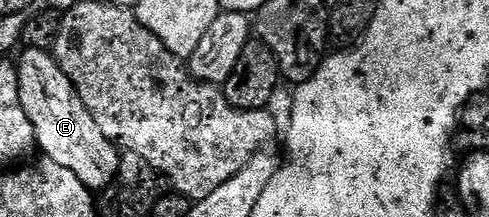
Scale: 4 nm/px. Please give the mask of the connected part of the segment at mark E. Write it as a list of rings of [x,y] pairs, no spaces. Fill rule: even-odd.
[[[22,50],[21,63],[16,64],[21,101],[29,112],[29,119],[37,134],[35,143],[45,150],[44,154],[53,159],[63,169],[71,169],[79,181],[94,193],[100,193],[108,187],[117,175],[119,151],[113,142],[105,136],[103,129],[95,125],[91,113],[83,105],[73,83],[63,73],[48,51]]]

